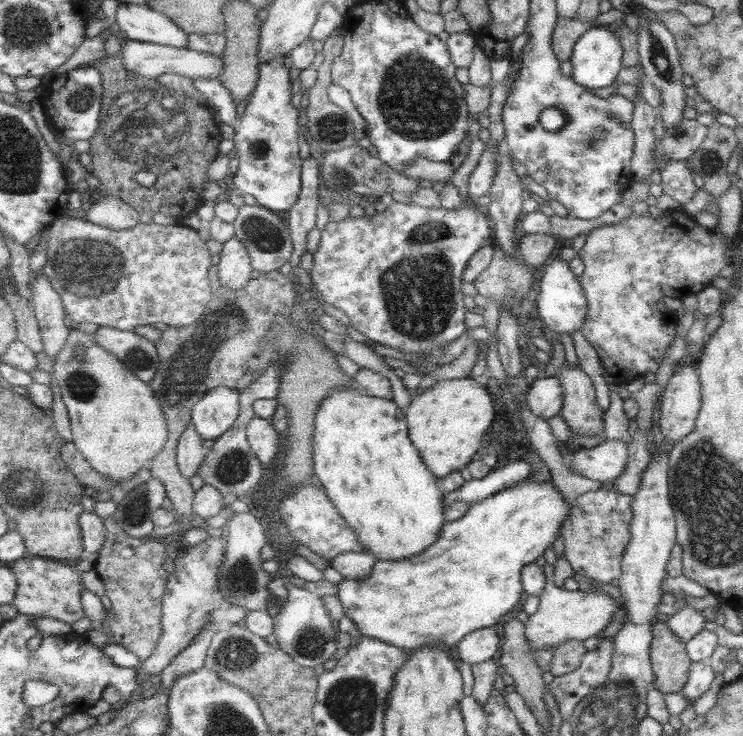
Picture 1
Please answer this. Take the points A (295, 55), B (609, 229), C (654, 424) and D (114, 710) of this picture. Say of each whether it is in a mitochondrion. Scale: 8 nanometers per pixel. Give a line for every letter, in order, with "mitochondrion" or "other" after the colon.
A: other
B: other
C: other
D: other

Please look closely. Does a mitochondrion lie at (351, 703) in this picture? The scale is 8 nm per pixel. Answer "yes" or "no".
yes

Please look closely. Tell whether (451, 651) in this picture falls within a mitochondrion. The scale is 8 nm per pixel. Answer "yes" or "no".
no

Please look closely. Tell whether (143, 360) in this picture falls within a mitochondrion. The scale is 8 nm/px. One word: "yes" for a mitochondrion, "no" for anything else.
yes

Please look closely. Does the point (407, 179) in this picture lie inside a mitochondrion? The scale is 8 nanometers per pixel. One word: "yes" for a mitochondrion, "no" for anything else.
no

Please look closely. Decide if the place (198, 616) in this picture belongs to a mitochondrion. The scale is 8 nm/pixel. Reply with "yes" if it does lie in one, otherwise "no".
yes

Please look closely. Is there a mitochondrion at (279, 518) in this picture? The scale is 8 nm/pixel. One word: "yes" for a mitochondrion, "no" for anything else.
no

